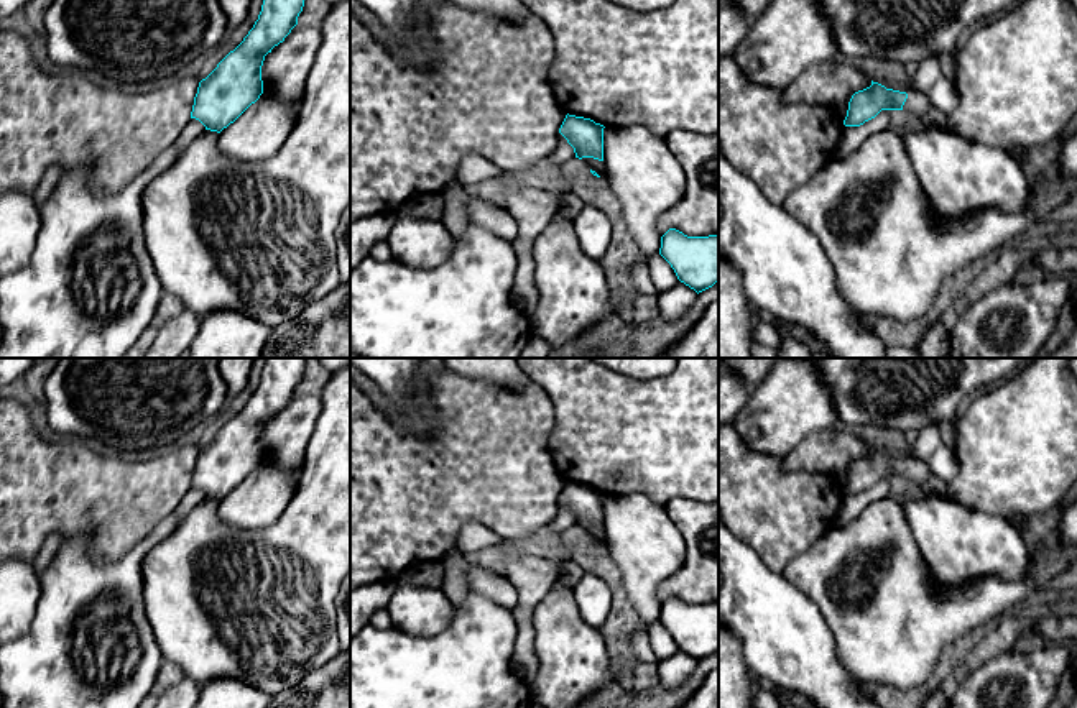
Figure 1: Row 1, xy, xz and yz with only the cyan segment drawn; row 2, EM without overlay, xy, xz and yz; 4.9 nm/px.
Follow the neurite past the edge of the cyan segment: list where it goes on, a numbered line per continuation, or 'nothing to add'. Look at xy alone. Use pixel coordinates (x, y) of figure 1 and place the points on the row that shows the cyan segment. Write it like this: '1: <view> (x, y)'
nothing to add

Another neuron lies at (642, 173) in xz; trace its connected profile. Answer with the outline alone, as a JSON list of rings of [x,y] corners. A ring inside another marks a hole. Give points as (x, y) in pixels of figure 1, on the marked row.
[[[643,125],[605,126],[607,184],[645,255],[659,255],[659,217],[684,195],[686,172],[663,136]]]

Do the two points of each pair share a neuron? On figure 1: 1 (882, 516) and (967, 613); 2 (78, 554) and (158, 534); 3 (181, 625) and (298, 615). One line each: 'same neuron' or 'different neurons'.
1: same neuron
2: same neuron
3: same neuron

